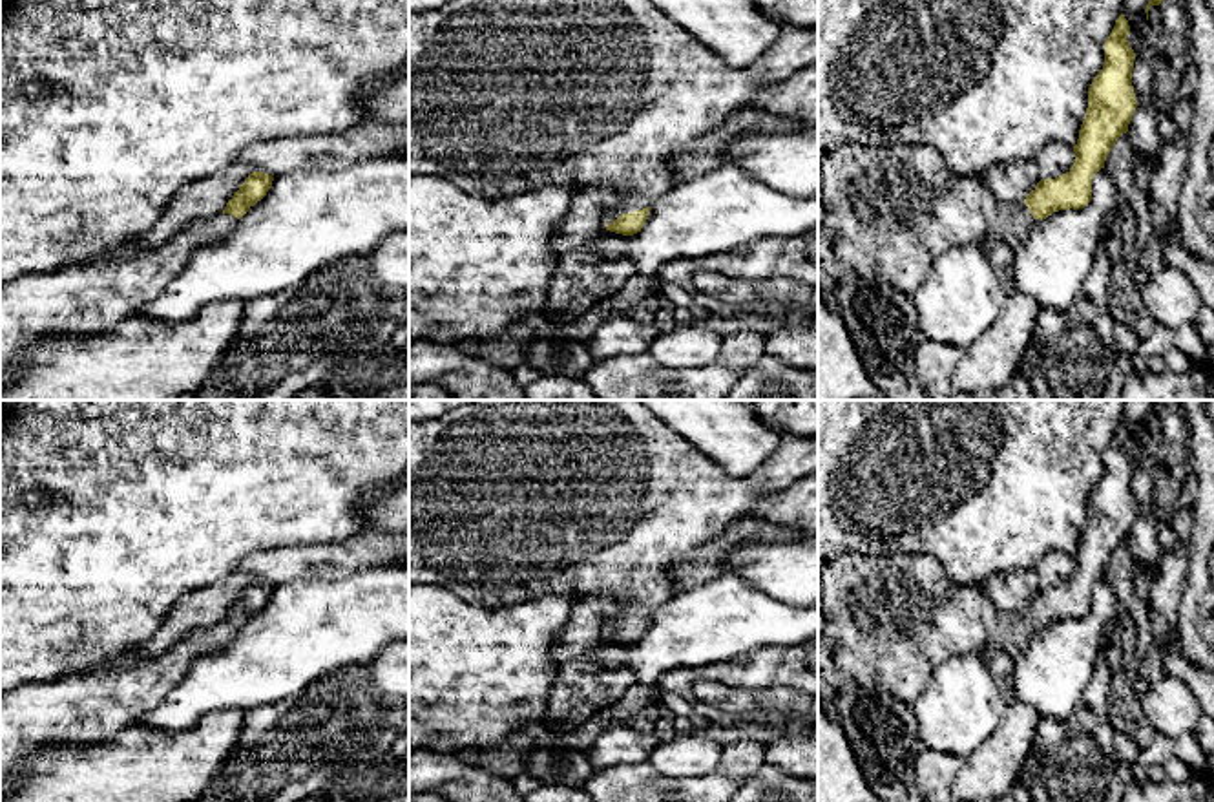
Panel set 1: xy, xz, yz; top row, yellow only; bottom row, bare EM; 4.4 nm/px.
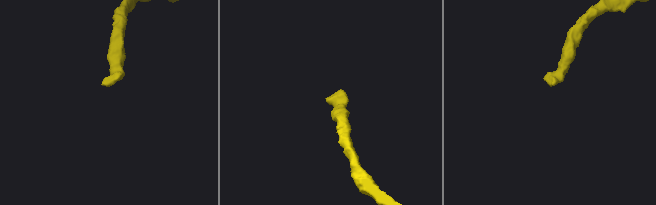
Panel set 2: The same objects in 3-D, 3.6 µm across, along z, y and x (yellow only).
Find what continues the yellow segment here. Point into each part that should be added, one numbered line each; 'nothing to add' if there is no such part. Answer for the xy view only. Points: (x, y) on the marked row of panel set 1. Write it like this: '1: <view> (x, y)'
1: xy (83, 298)

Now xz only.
1: xz (504, 95)

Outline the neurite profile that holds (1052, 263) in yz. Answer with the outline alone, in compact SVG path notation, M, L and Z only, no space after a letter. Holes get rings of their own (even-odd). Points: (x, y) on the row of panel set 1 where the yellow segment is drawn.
M1101 168L1092 179L1092 201L1084 208L1035 219L1028 237L1013 248L1017 292L1033 298L1042 311L1070 311L1094 269L1103 217L1115 205L1115 183Z

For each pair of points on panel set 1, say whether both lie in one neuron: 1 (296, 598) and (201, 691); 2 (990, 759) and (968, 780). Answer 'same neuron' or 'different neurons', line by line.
1: same neuron
2: same neuron

